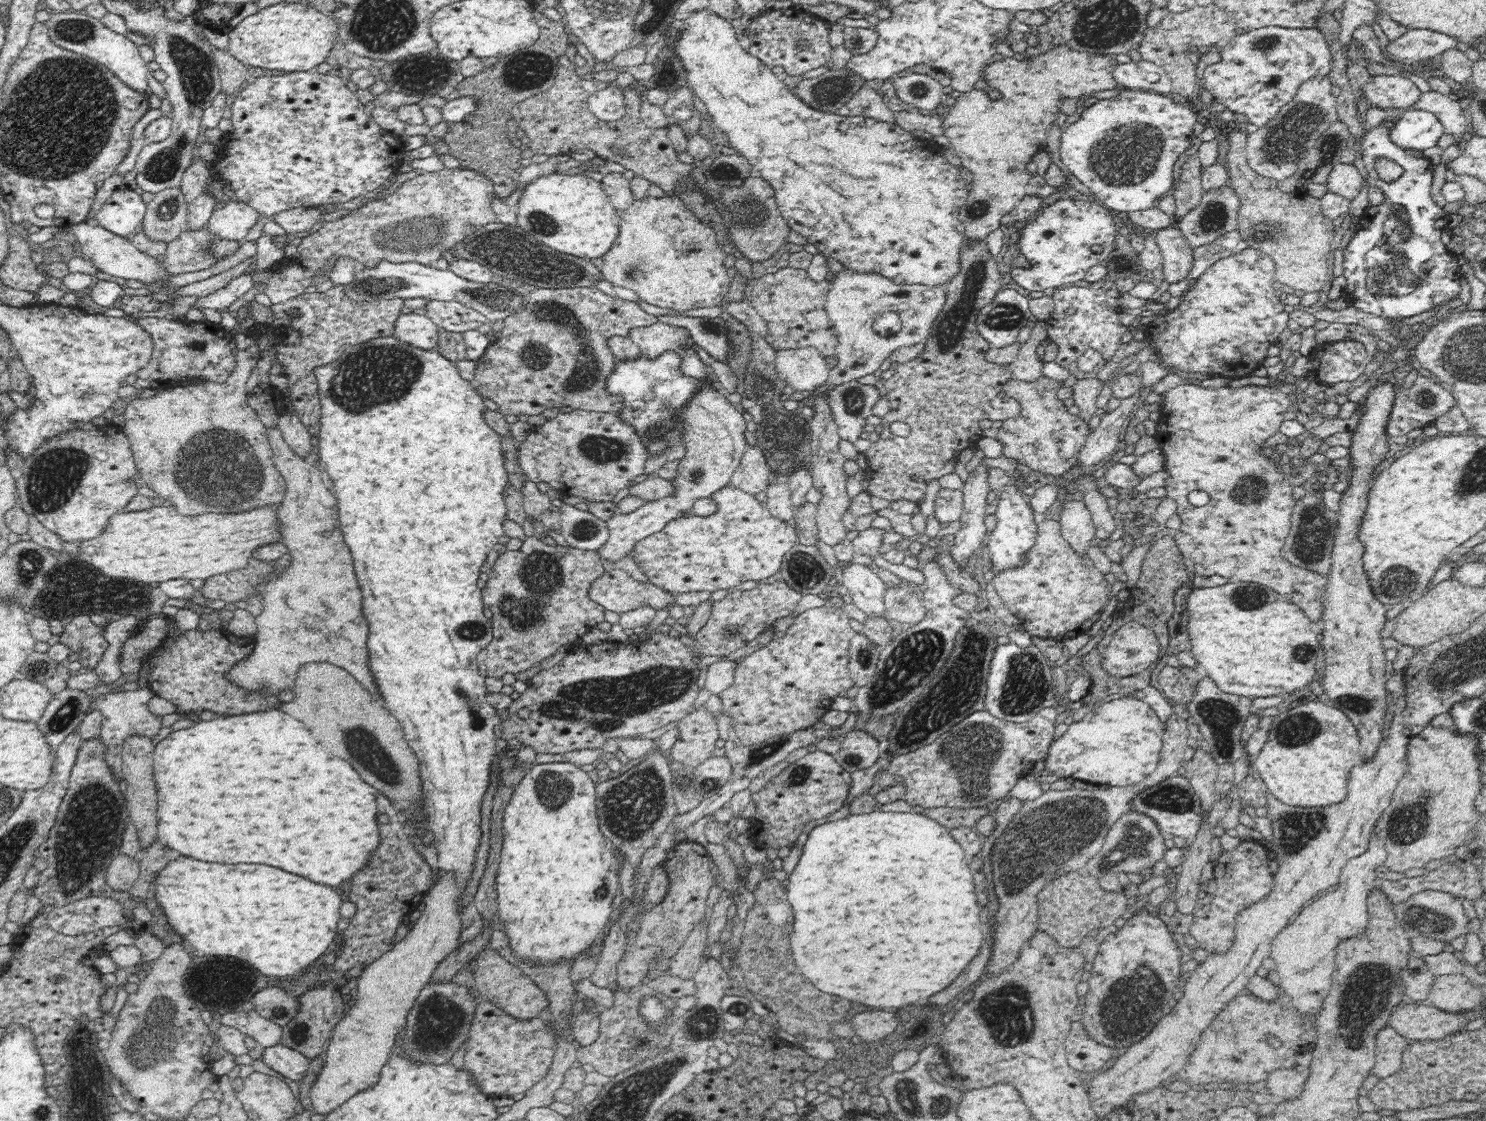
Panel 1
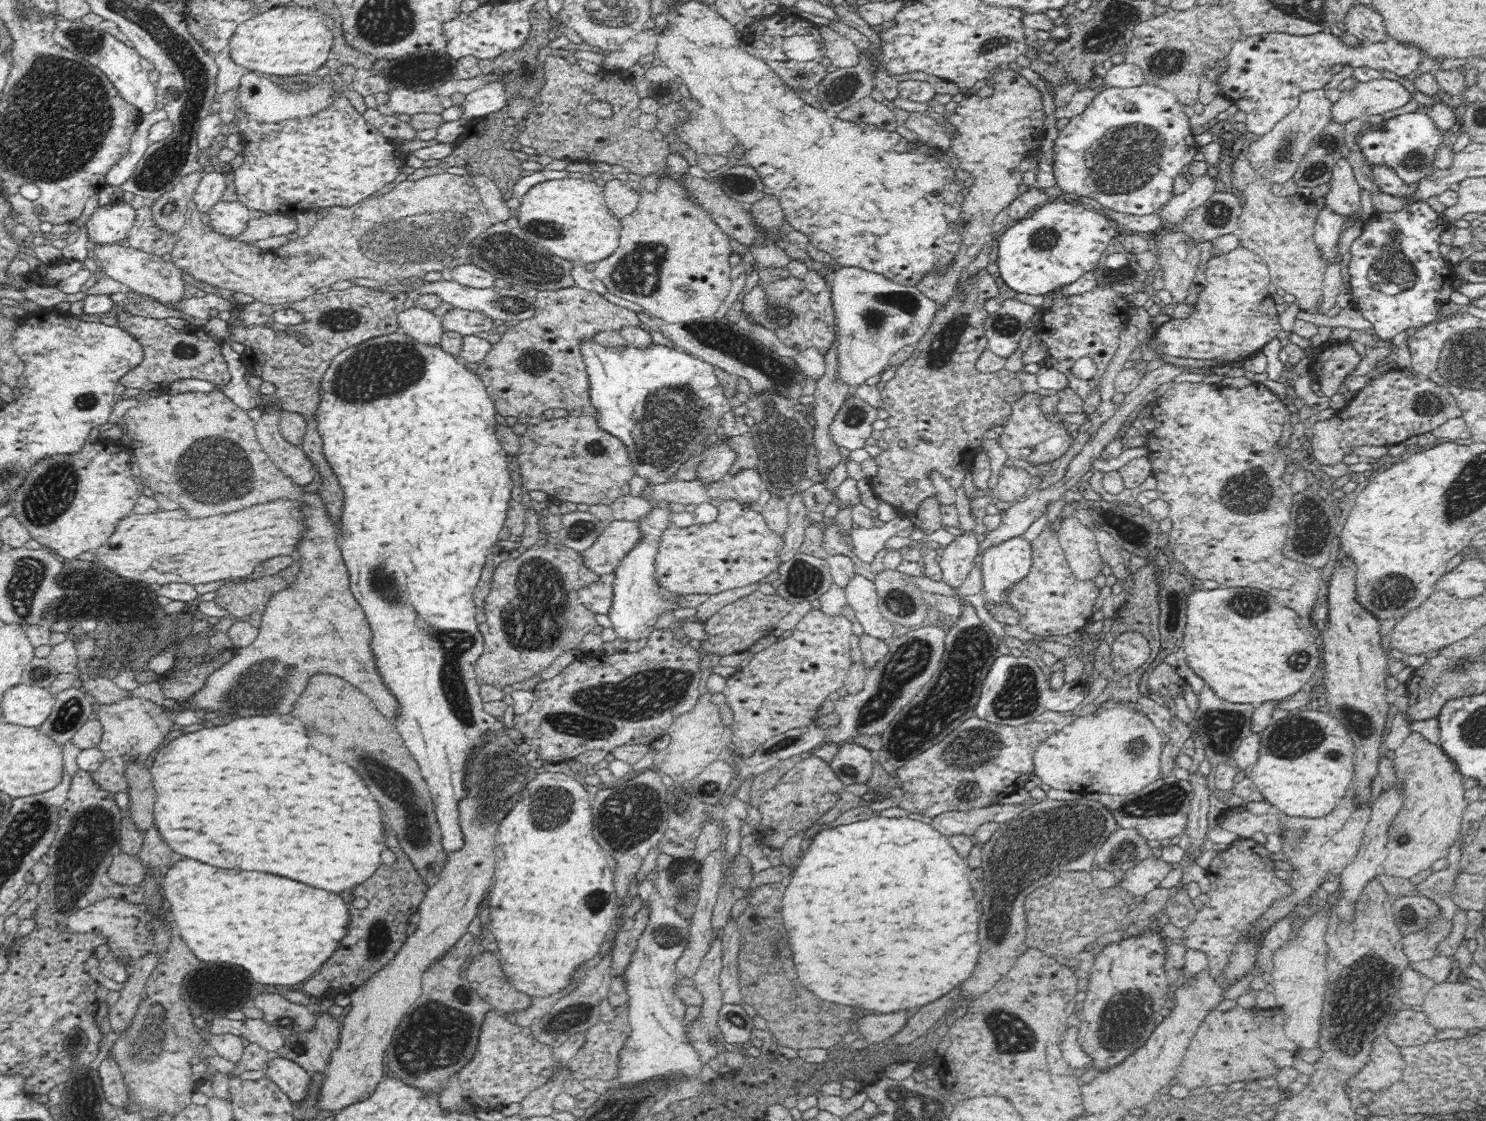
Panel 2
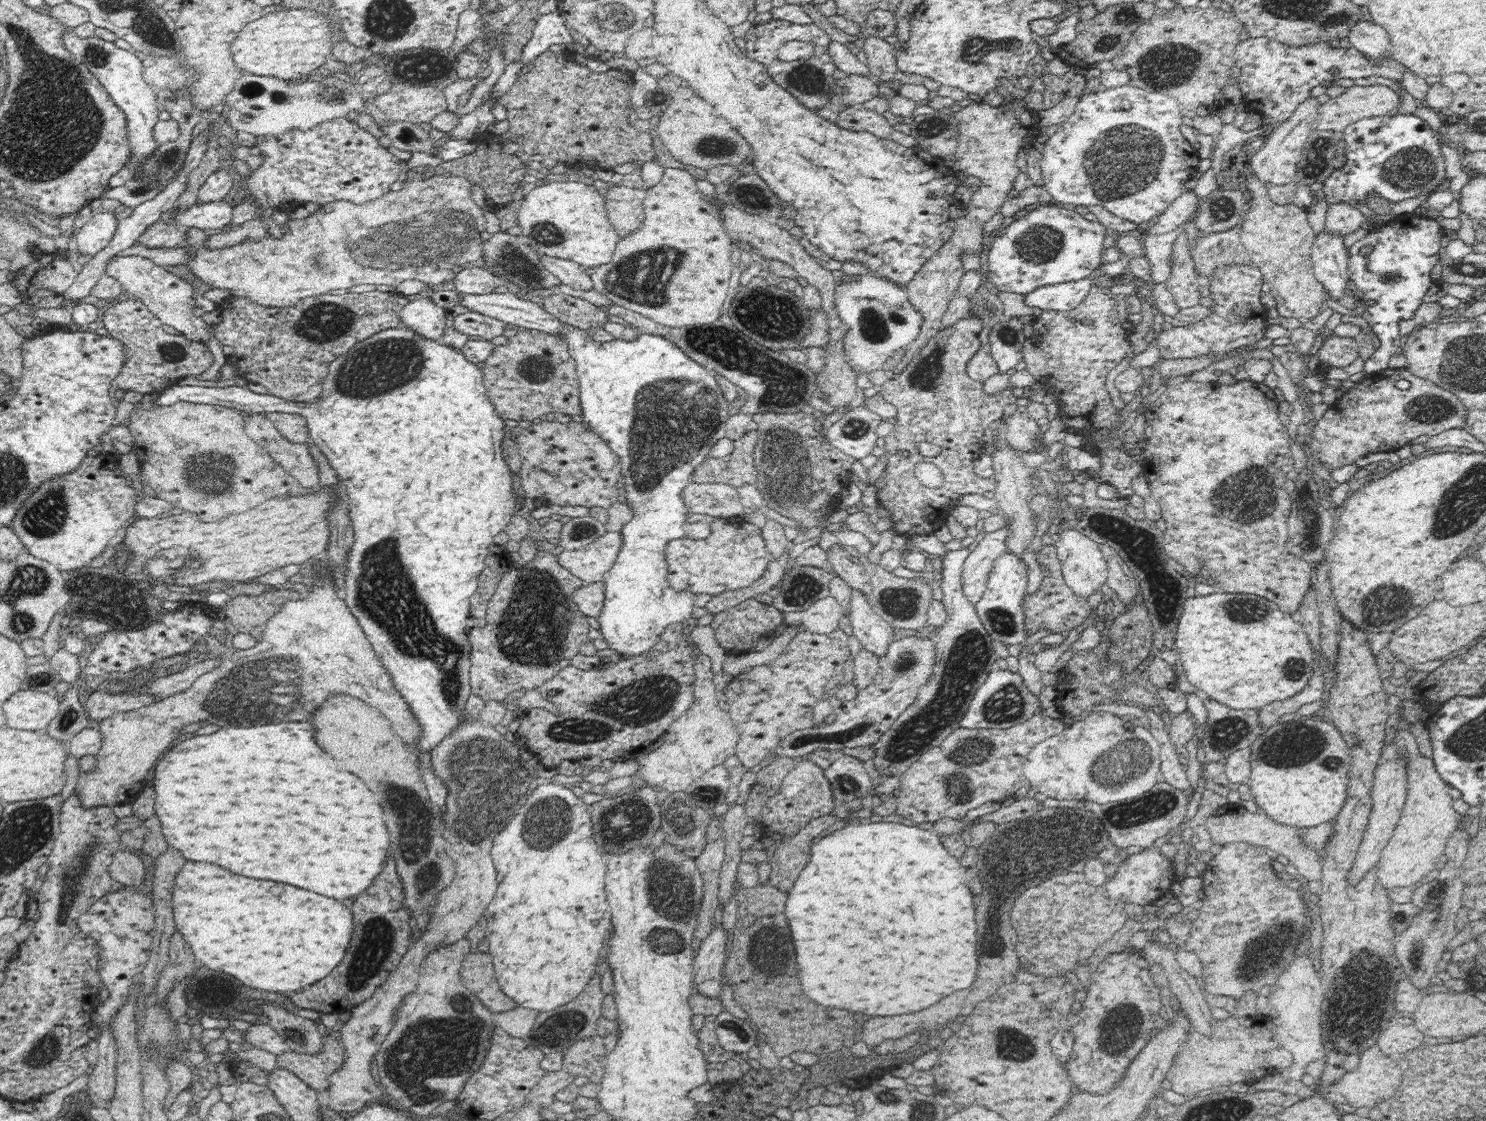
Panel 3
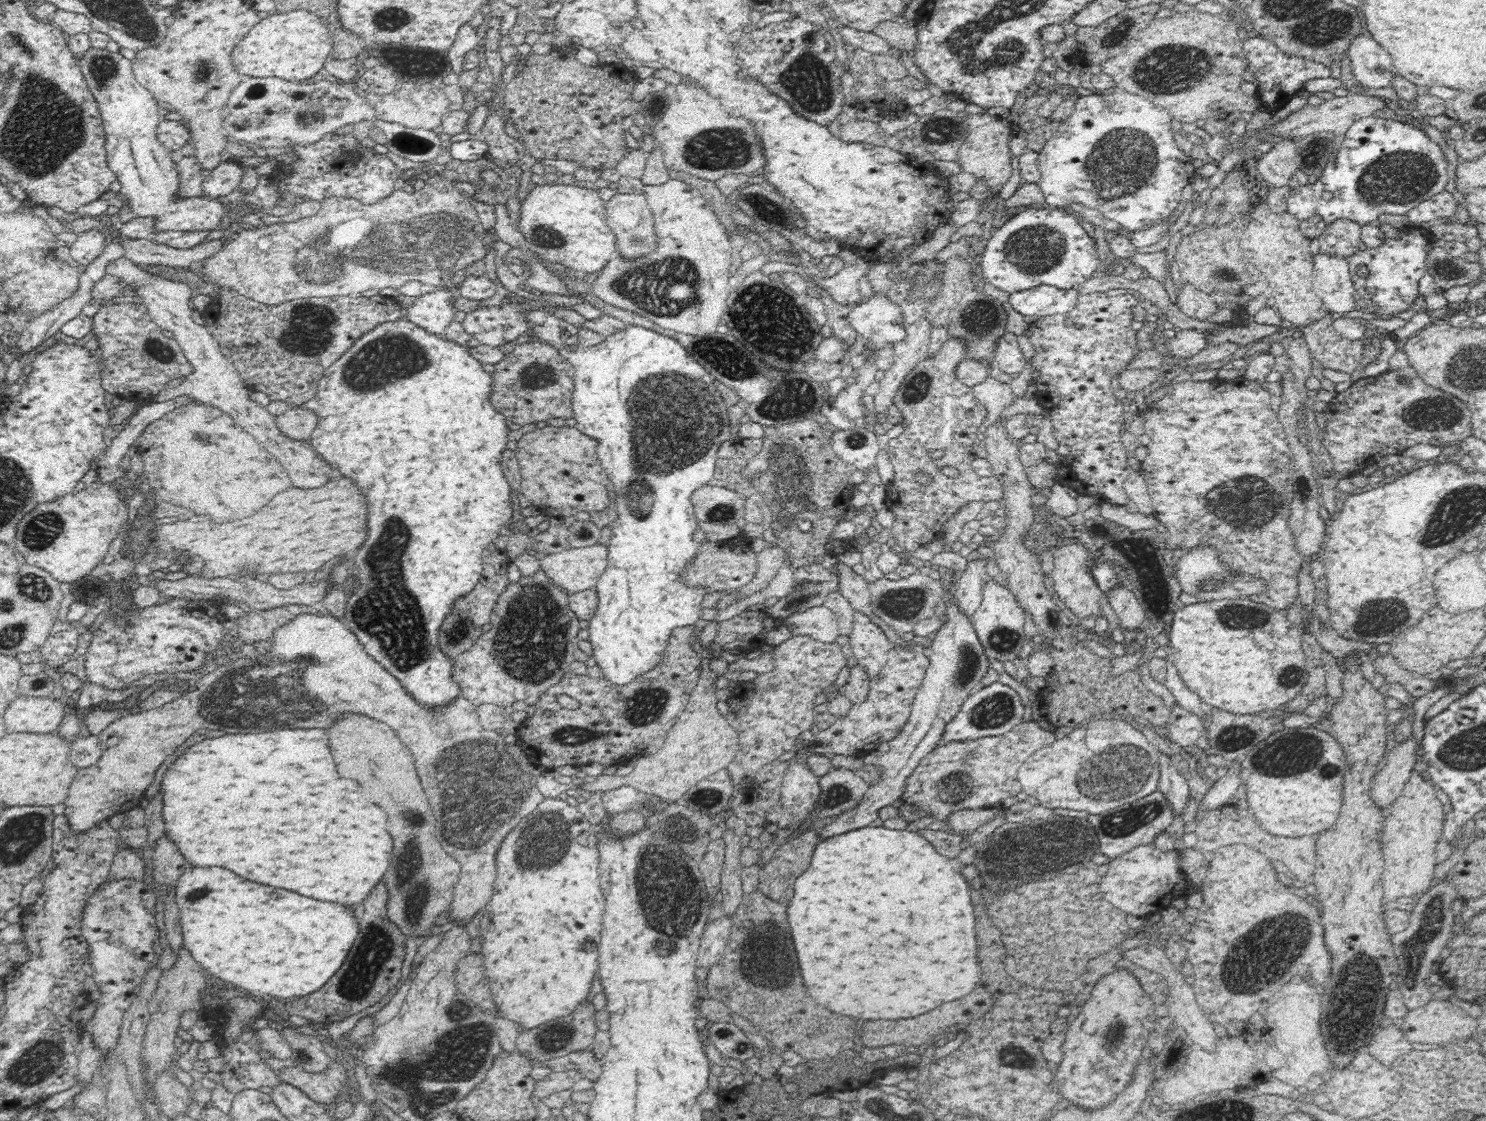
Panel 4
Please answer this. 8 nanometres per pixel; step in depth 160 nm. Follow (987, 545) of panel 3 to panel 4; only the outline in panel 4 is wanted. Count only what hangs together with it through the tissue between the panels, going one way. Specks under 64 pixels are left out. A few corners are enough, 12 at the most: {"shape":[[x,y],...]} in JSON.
{"shape":[[986,559],[969,561],[952,585],[953,602],[970,618],[980,606]]}

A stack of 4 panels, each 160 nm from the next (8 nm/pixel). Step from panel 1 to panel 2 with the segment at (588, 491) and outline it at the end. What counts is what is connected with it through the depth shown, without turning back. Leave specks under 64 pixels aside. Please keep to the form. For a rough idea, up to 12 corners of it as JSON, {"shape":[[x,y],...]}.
{"shape":[[594,415],[542,418],[519,436],[526,491],[612,505],[634,476]]}

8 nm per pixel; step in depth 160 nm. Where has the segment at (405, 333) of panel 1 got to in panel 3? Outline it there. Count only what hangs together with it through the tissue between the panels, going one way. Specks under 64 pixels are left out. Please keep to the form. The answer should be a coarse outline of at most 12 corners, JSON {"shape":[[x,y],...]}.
{"shape":[[426,300],[401,308],[402,325],[437,340],[450,324],[449,312]]}

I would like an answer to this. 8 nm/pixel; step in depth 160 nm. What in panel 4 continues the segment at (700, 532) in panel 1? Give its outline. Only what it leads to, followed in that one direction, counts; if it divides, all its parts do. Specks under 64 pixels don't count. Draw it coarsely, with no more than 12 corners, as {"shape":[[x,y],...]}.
{"shape":[[742,534],[702,542],[681,577],[692,588],[754,586],[757,555]]}

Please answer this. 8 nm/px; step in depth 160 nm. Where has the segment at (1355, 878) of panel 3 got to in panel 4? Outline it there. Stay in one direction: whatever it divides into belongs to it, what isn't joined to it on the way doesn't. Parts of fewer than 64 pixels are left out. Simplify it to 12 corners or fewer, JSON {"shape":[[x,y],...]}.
{"shape":[[1418,742],[1396,744],[1370,792],[1386,808],[1400,796],[1413,771]]}

